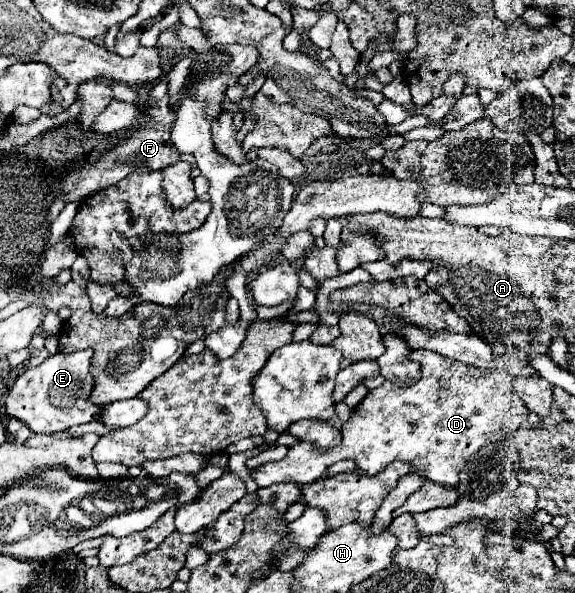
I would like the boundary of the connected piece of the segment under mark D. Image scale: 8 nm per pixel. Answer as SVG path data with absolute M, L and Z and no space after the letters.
M412 350L410 358L422 366L418 384L396 386L384 382L380 388L370 390L342 426L342 444L330 450L318 450L310 442L296 442L288 448L286 458L258 466L252 472L258 488L280 482L294 482L298 486L316 482L324 476L328 466L346 458L356 460L358 468L368 476L374 476L388 464L400 460L410 464L412 472L428 480L456 488L458 474L480 446L492 446L506 436L512 436L510 444L516 446L514 436L518 426L530 422L528 408L514 392L512 378L504 370L476 370L474 366L428 350Z

